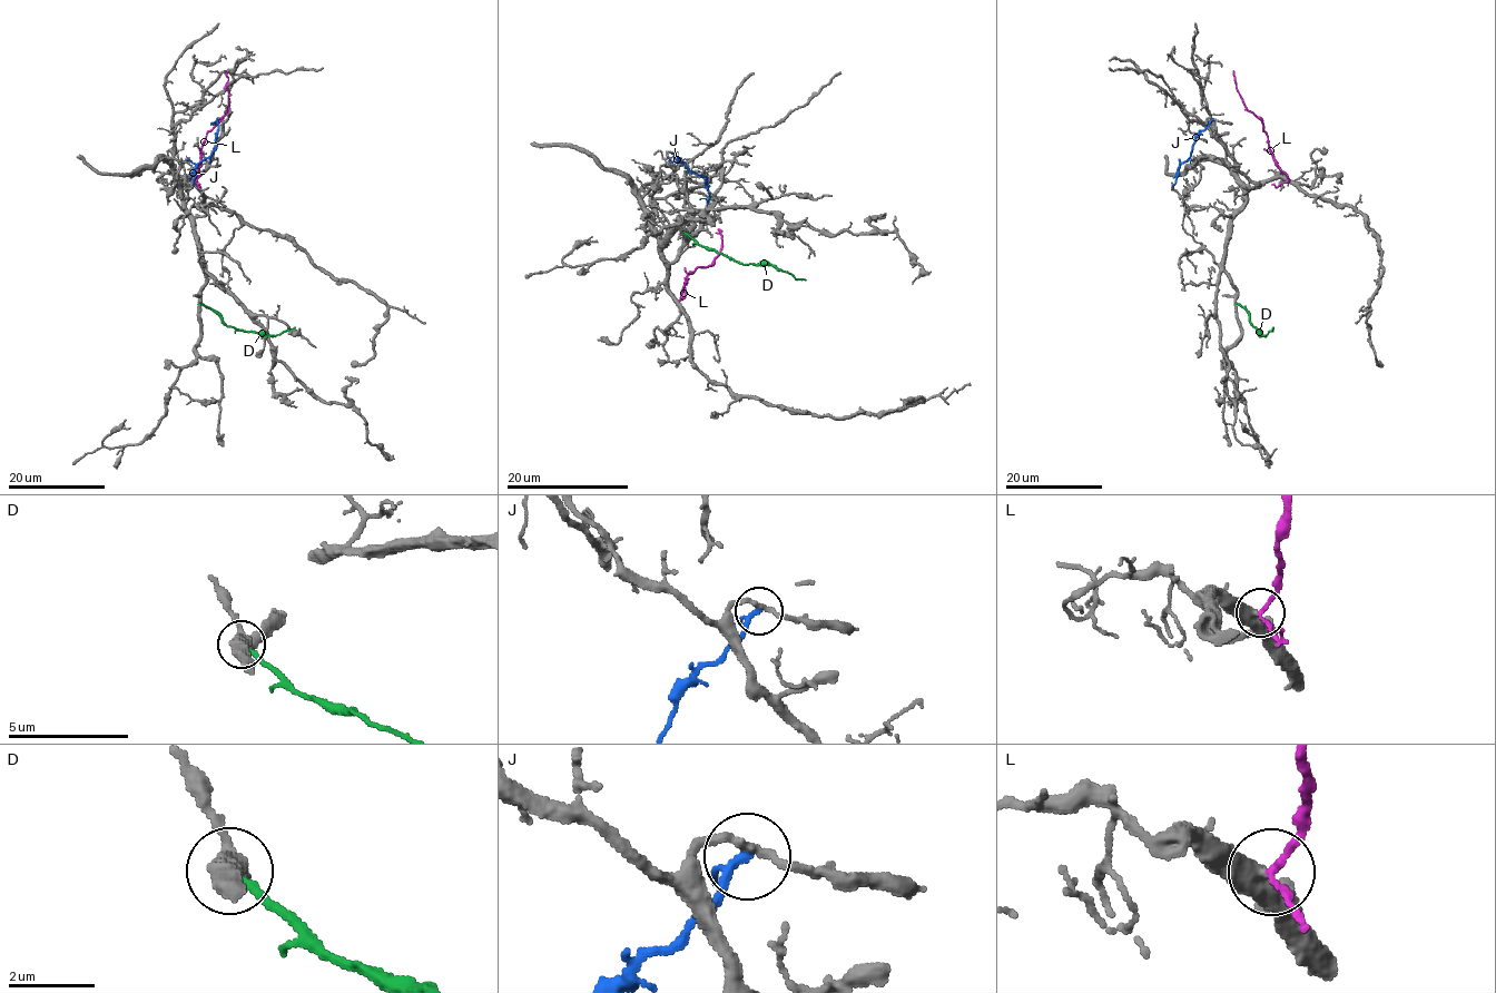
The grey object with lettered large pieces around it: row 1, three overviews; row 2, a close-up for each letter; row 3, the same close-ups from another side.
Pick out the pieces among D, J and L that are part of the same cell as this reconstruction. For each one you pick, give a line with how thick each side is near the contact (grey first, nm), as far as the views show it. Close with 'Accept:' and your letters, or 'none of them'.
L: 380/140 nm
Accept: L

